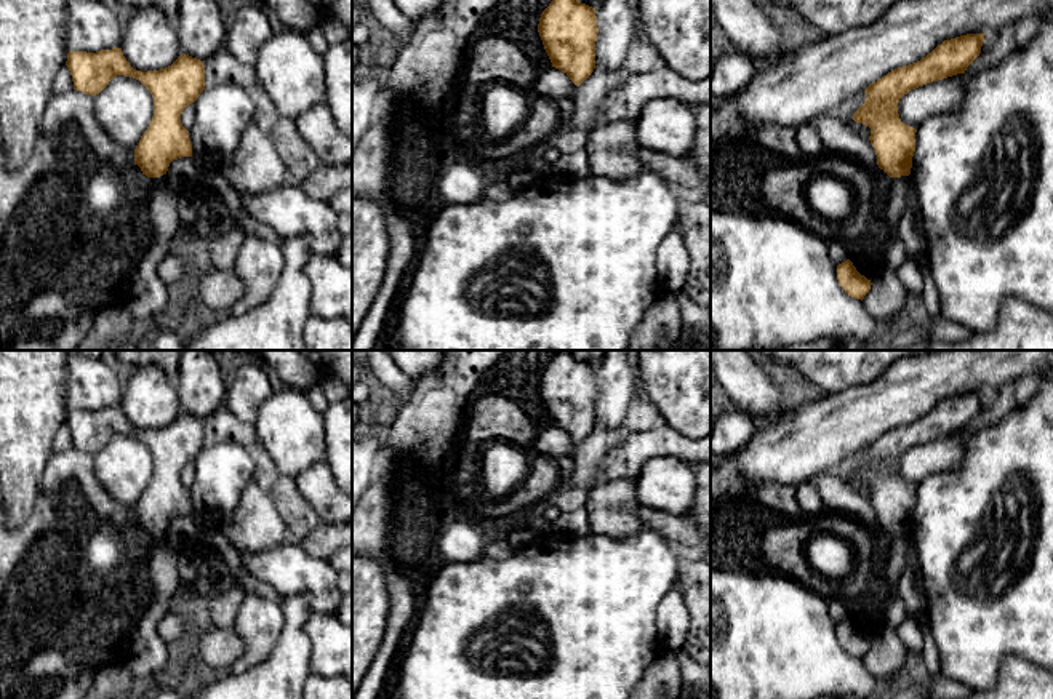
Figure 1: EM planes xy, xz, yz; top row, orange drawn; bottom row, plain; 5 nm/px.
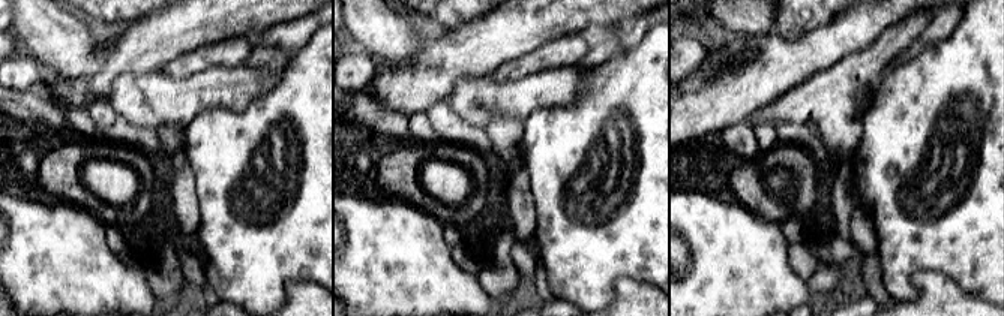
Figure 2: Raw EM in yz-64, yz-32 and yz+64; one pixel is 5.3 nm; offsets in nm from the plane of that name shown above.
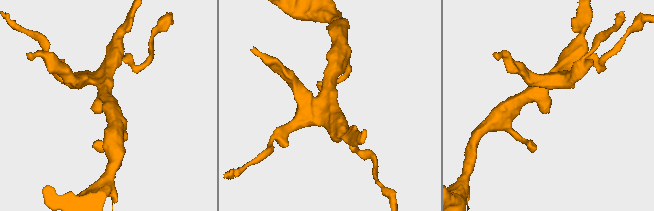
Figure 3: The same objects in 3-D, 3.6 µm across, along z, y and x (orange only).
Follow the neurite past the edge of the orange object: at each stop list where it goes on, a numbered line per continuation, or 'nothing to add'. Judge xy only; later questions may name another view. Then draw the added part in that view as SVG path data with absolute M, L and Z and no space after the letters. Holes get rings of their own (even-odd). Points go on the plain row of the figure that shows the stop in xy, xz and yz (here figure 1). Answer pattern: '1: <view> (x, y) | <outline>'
nothing to add

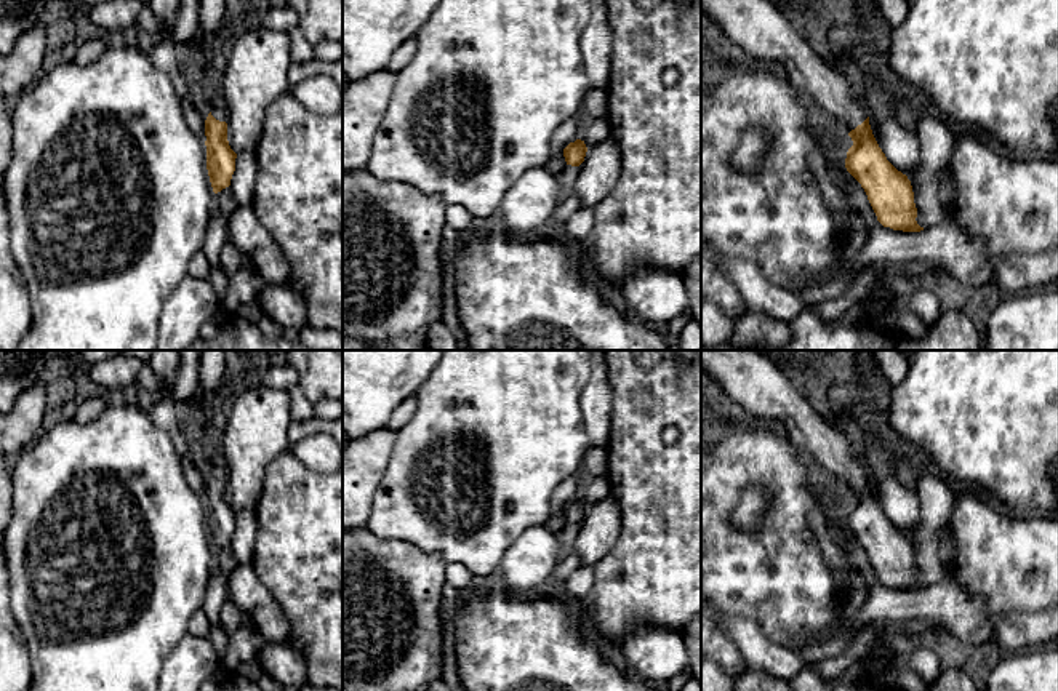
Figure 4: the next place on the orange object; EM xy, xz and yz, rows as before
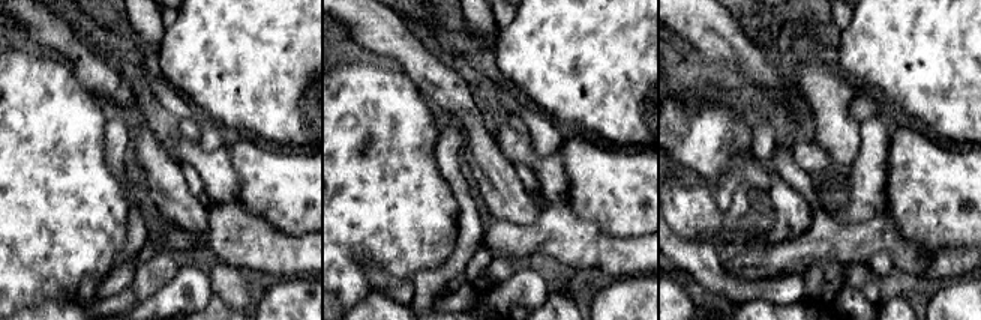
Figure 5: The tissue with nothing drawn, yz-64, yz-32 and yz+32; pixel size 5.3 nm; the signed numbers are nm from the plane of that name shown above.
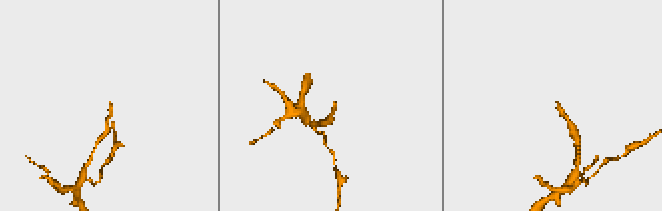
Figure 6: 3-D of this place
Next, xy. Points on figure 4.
1: xy (218, 469) | M221 457L216 459L216 464L210 470L216 478L227 481L227 470Z

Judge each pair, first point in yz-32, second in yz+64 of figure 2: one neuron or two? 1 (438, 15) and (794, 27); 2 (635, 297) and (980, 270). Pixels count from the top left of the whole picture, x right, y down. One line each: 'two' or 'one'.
1: one
2: two

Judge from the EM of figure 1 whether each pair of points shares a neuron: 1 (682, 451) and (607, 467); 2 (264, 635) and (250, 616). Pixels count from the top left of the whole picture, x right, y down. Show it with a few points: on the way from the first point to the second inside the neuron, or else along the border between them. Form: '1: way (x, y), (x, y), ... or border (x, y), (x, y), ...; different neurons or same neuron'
1: way (663, 447), (639, 447), (626, 459); same neuron
2: way (260, 631), (255, 621); same neuron

